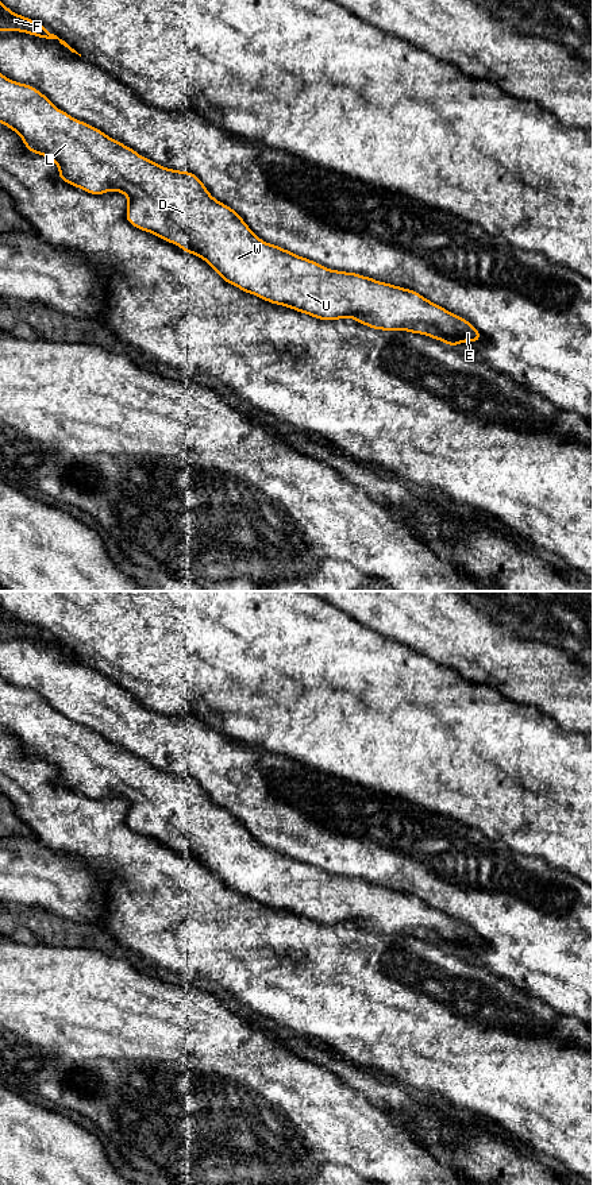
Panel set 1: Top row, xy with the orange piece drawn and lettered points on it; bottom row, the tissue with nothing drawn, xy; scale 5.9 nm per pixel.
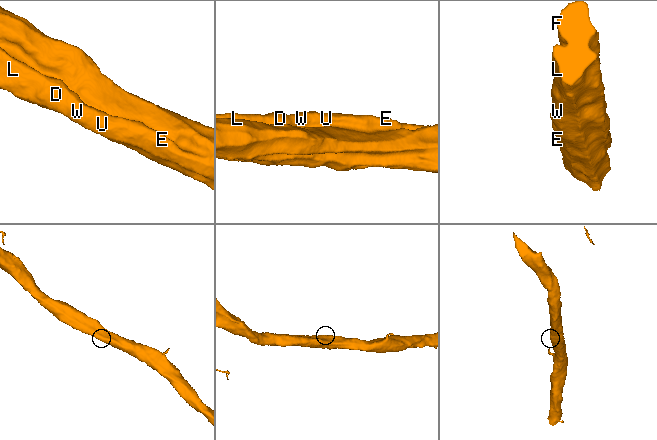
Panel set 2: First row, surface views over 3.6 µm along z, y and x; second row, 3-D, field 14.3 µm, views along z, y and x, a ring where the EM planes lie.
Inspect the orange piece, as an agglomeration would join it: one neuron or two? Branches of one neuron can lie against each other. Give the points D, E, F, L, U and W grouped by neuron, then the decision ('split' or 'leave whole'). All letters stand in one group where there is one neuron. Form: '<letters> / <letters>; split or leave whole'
D E F L U W; leave whole

